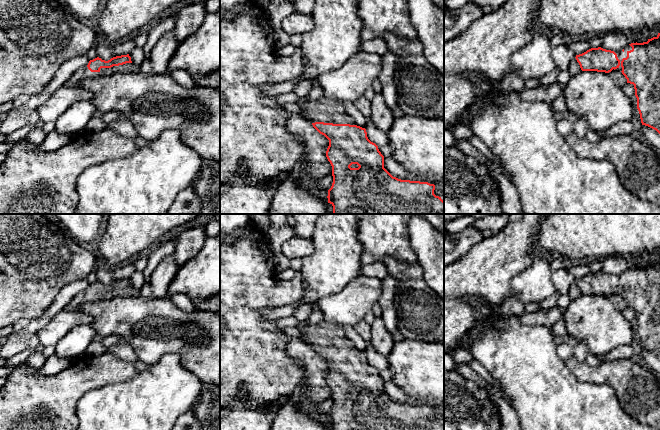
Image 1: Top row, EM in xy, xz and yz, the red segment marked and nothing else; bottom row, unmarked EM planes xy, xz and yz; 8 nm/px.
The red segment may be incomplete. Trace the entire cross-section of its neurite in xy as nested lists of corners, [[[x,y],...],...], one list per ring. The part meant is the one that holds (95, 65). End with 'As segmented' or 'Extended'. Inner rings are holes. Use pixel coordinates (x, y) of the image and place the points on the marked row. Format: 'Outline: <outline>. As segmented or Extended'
Outline: [[[129,54],[116,56],[108,61],[97,57],[90,60],[87,66],[78,69],[64,85],[75,87],[84,79],[110,76],[115,73],[137,72],[138,70],[139,68],[132,64]]]. Extended

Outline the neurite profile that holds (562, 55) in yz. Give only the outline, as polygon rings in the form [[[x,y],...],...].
[[[565,42],[552,49],[554,63],[561,71],[568,71],[570,62],[575,57],[576,54],[568,48]]]

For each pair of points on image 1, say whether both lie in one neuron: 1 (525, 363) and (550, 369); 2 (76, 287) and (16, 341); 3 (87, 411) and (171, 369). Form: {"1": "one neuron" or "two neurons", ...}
{"1": "one neuron", "2": "one neuron", "3": "one neuron"}

